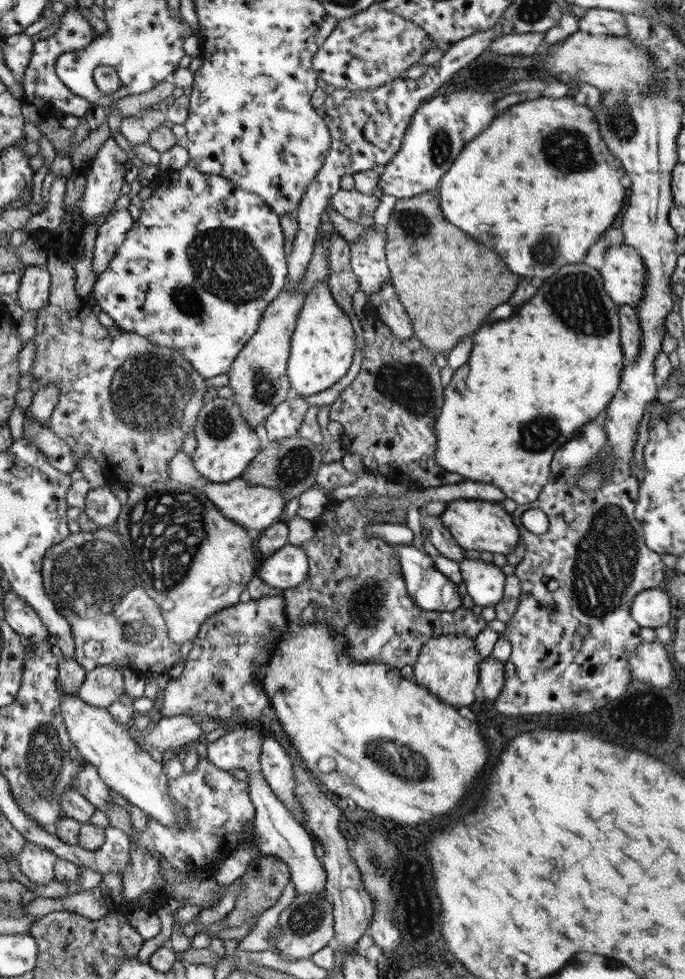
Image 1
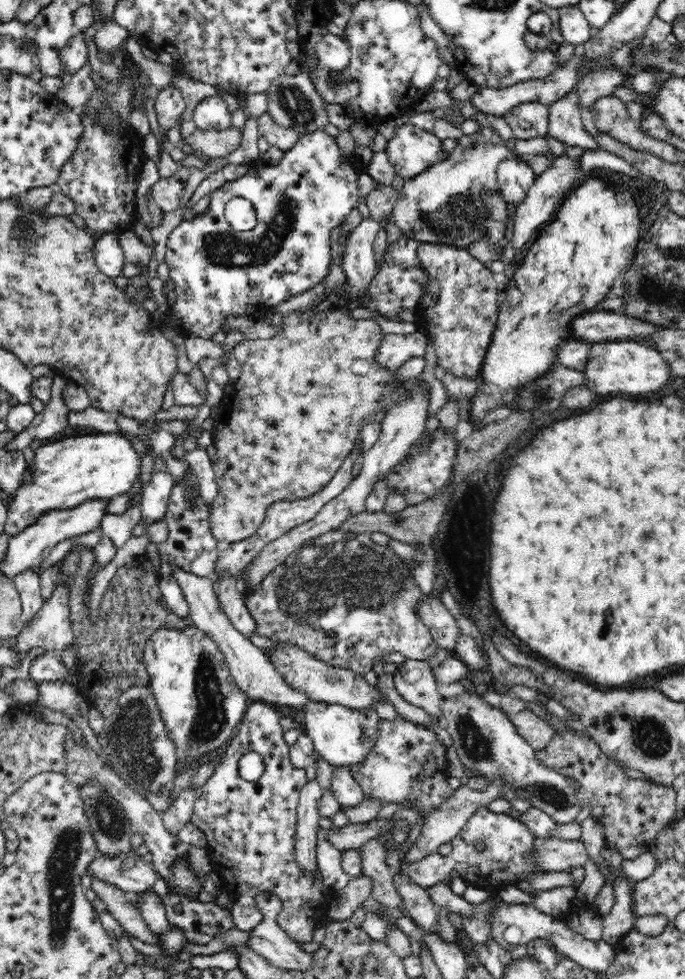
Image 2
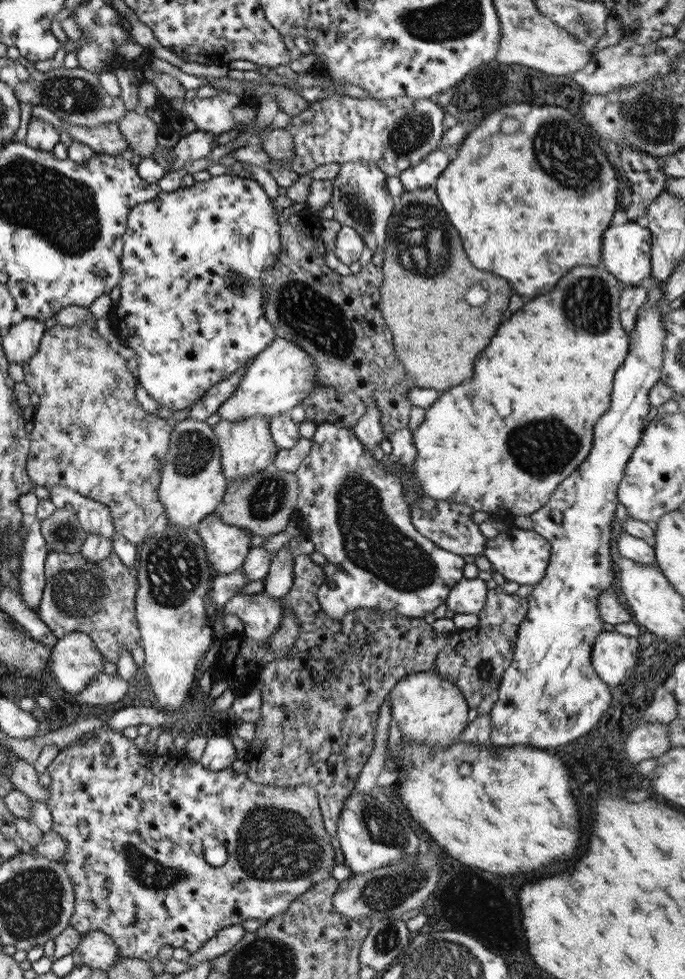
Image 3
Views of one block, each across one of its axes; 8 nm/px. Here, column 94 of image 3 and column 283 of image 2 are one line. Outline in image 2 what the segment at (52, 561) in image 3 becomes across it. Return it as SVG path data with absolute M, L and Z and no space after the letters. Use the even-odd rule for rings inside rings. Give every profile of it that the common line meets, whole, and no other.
M330 531L312 541L304 543L298 547L283 563L280 563L272 572L268 572L261 580L260 585L249 595L245 606L250 615L257 624L257 632L262 636L271 638L277 645L292 643L300 649L308 652L322 662L327 662L332 666L341 666L353 670L356 674L362 674L370 677L372 671L378 664L392 652L399 652L405 659L428 661L434 656L436 648L439 648L437 642L432 638L430 629L423 623L422 617L418 615L417 608L420 601L425 601L428 594L422 592L422 589L416 584L416 581L408 573L408 566L403 560L390 549L389 544L380 545L376 543L371 533L354 533L352 531Z

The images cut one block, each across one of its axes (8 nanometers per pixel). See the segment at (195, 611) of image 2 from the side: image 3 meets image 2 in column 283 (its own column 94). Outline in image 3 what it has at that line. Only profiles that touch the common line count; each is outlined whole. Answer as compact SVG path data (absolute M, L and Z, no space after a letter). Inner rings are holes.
M101 670L97 675L93 675L87 686L74 694L74 699L83 704L107 706L123 698L127 687L126 680L119 678L116 674L107 674Z

